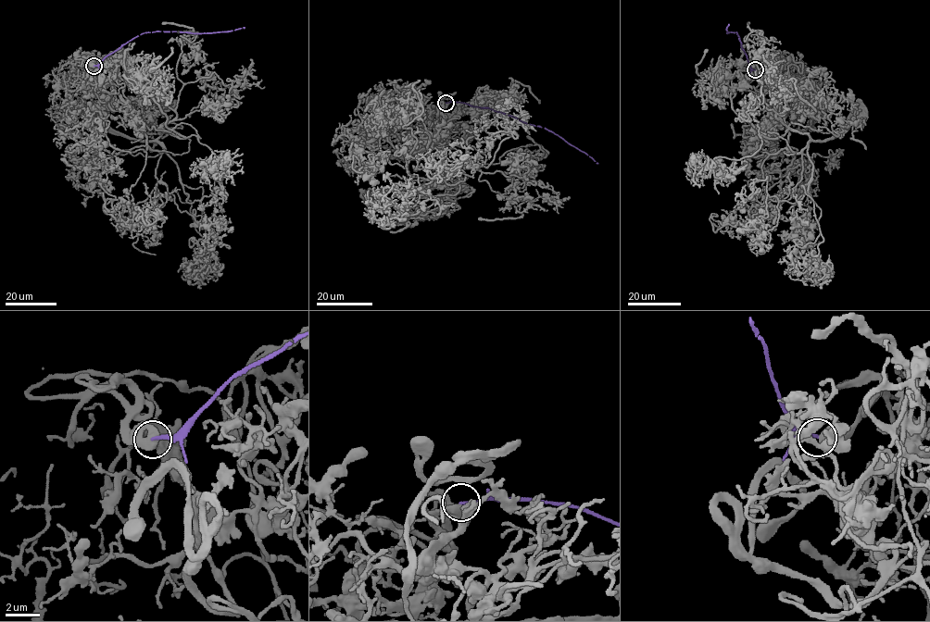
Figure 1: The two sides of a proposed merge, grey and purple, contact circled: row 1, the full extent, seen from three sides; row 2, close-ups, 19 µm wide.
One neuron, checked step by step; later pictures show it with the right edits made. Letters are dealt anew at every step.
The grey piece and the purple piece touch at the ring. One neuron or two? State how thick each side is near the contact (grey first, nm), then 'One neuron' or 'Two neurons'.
Thickness 600 nm (grey) against 180 nm. Two neurons

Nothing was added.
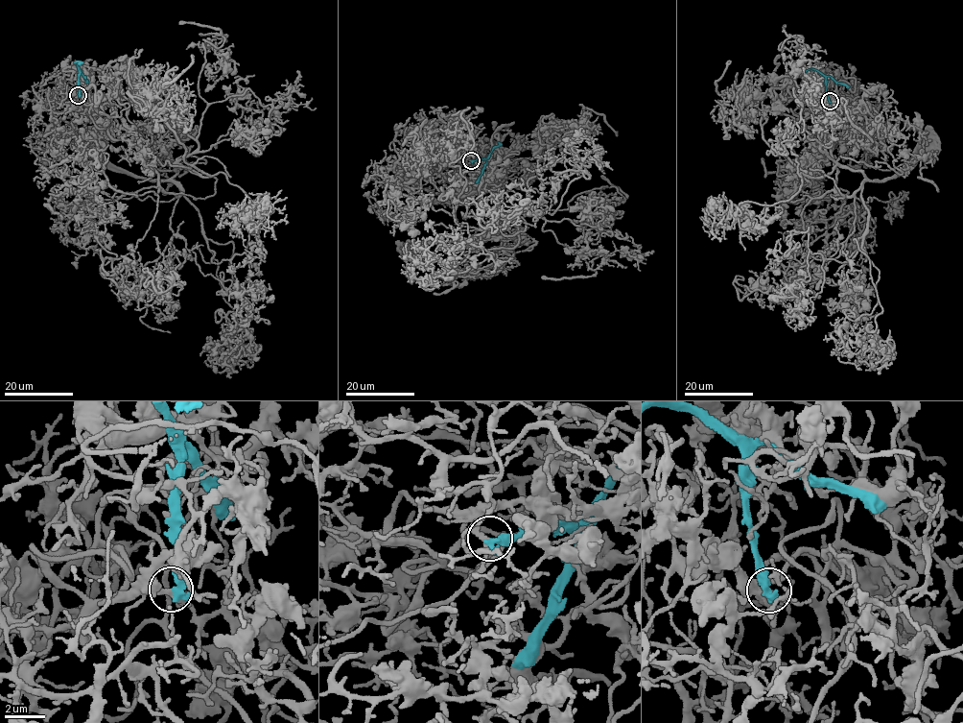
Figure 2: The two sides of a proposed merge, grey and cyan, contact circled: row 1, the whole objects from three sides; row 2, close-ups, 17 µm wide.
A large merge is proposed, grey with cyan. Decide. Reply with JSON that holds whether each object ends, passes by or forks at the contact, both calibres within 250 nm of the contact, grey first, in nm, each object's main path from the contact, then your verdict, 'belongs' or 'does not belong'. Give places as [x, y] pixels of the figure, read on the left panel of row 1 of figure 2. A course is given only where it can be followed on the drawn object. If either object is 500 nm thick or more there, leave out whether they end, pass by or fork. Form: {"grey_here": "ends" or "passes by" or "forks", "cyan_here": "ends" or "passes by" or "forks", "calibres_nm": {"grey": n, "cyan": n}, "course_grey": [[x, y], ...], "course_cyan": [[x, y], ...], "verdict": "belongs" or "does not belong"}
{"grey_here": "passes by", "cyan_here": "passes by", "calibres_nm": {"grey": 200, "cyan": 320}, "course_grey": [[78, 94], [89, 68], [103, 73], [120, 136], [158, 187], [182, 192], [116, 171], [90, 143]], "course_cyan": [[78, 94], [79, 69], [85, 76], [86, 82]], "verdict": "does not belong"}

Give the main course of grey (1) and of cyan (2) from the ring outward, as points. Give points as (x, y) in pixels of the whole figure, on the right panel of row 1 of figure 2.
1: (830, 101), (813, 94), (810, 76), (812, 116), (832, 140), (838, 194), (893, 179), (917, 148), (929, 144)
2: (830, 101), (826, 90), (828, 76), (850, 86)

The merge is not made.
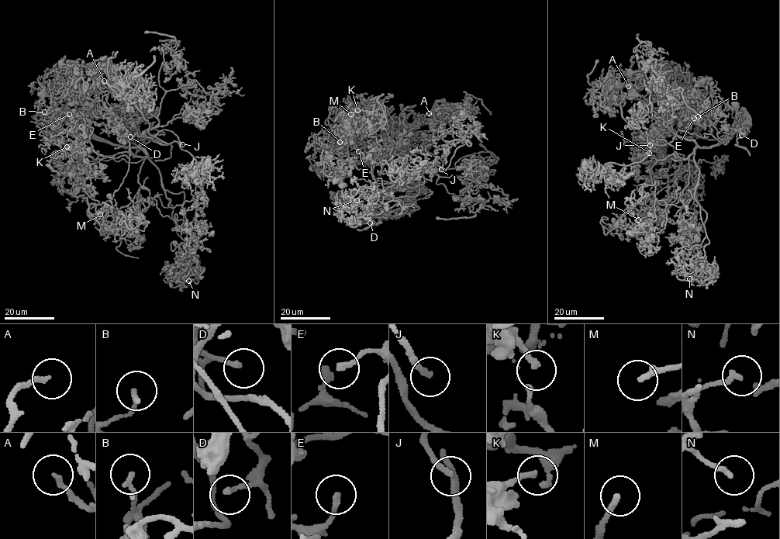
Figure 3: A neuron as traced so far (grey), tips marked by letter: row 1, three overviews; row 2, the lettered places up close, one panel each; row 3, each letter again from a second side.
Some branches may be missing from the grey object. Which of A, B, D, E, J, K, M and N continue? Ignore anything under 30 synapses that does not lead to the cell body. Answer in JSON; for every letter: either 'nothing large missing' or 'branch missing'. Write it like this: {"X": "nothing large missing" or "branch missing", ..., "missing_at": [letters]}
{"A": "branch missing", "B": "nothing large missing", "D": "nothing large missing", "E": "nothing large missing", "J": "branch missing", "K": "nothing large missing", "M": "branch missing", "N": "nothing large missing", "missing_at": ["A", "J", "M"]}

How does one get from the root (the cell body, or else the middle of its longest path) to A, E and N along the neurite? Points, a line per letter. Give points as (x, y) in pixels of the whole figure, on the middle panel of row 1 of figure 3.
A: (341, 199), (346, 192), (392, 188), (390, 164), (394, 164), (395, 156), (390, 149), (429, 113)
E: (341, 199), (346, 192), (392, 188), (395, 156), (386, 146), (385, 155), (366, 162), (356, 159), (358, 151)
N: (341, 199), (391, 188), (384, 198), (400, 202), (369, 219), (353, 210), (349, 197), (357, 200)

